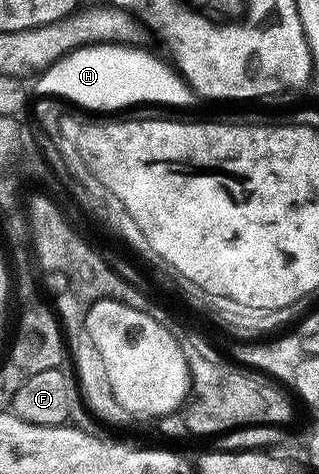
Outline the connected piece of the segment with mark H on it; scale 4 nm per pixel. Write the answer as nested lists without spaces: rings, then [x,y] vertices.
[[[108,42],[87,45],[65,54],[46,67],[34,85],[37,96],[66,99],[96,111],[122,109],[140,103],[168,105],[188,109],[199,104],[200,98],[187,82],[165,61],[156,59],[139,46]]]

